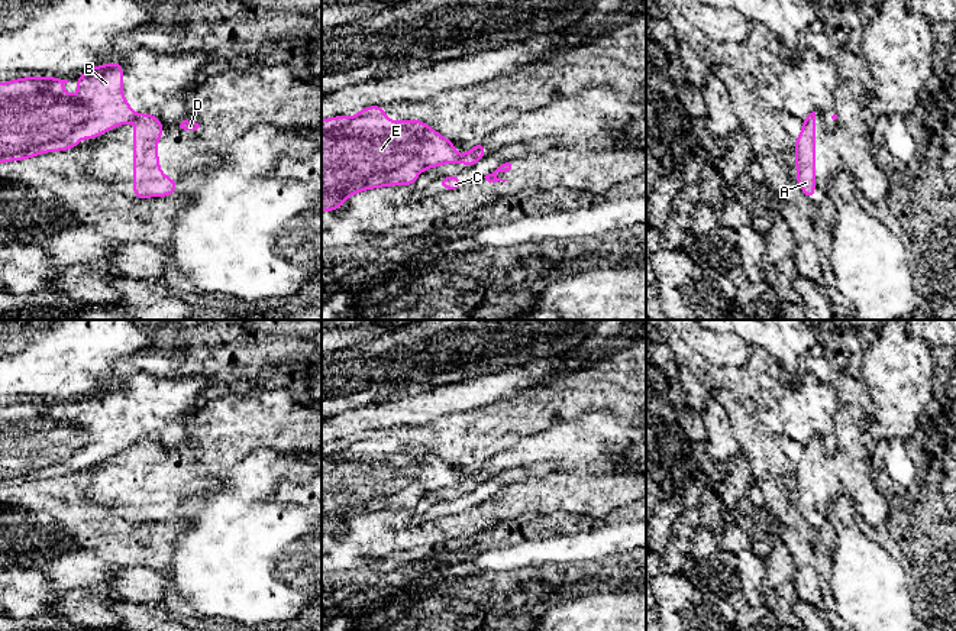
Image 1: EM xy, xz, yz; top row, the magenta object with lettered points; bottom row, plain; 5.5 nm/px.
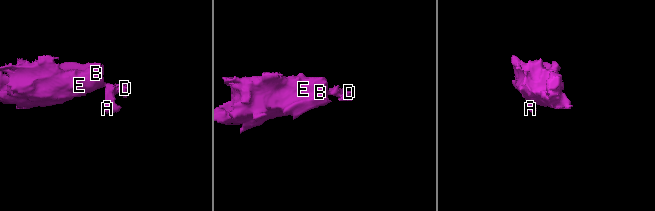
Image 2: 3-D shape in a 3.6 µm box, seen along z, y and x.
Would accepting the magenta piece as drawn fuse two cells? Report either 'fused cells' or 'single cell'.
fused cells

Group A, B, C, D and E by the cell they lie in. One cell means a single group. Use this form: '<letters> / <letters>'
A D / B C E

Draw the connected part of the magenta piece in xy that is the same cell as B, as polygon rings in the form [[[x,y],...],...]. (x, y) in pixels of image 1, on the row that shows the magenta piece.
[[[120,62],[97,65],[77,80],[78,94],[62,90],[68,80],[56,77],[25,77],[0,82],[0,164],[30,159],[43,152],[75,149],[80,139],[94,139],[138,116],[122,91]]]

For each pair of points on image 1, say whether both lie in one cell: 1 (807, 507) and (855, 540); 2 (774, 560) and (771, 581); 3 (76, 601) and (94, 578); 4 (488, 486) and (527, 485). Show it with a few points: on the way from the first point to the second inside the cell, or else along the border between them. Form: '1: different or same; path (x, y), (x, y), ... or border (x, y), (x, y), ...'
1: different; border (833, 527), (836, 533)
2: same; path (774, 565), (774, 576)
3: different; border (61, 591), (87, 589), (105, 594)
4: different; border (543, 476), (514, 481), (512, 484)

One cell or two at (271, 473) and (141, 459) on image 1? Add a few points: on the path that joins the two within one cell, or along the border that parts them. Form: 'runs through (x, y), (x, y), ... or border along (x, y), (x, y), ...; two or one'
border along (262, 449), (251, 452), (233, 471); two

